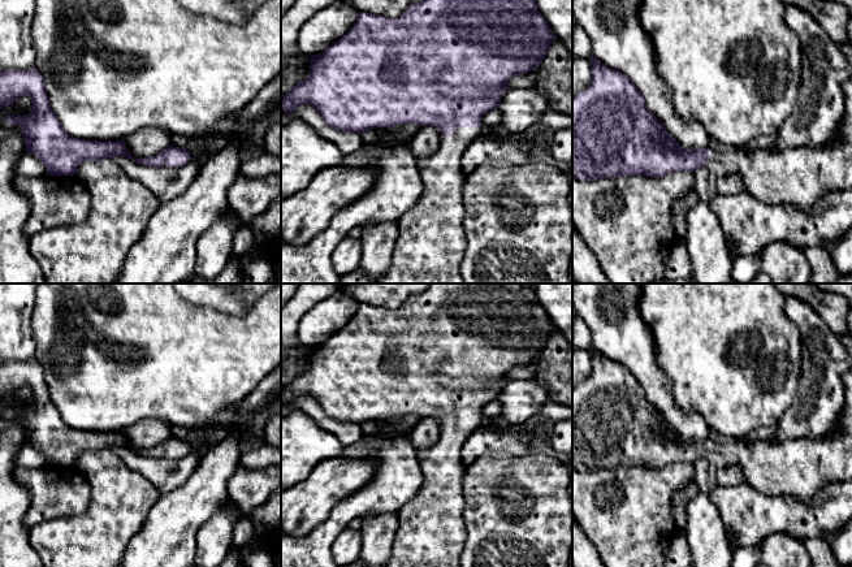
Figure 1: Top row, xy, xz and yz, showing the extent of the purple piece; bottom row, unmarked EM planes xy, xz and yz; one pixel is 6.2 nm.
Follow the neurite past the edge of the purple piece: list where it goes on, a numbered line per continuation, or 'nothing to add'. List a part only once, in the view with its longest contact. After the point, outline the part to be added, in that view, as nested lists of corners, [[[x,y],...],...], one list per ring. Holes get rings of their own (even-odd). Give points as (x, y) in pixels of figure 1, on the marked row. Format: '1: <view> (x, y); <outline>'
1: xz (429, 247); [[[457,127],[453,134],[441,133],[438,150],[432,156],[418,160],[423,183],[419,202],[397,220],[399,234],[394,243],[390,265],[386,273],[373,284],[464,284],[460,274],[466,248],[463,229],[463,186],[466,176],[462,173],[462,155],[467,144],[477,135],[480,135],[480,127]]]

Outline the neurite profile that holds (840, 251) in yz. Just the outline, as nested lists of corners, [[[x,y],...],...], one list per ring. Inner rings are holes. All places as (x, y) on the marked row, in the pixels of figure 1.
[[[852,229],[845,231],[829,247],[829,254],[834,260],[839,276],[852,273]]]

